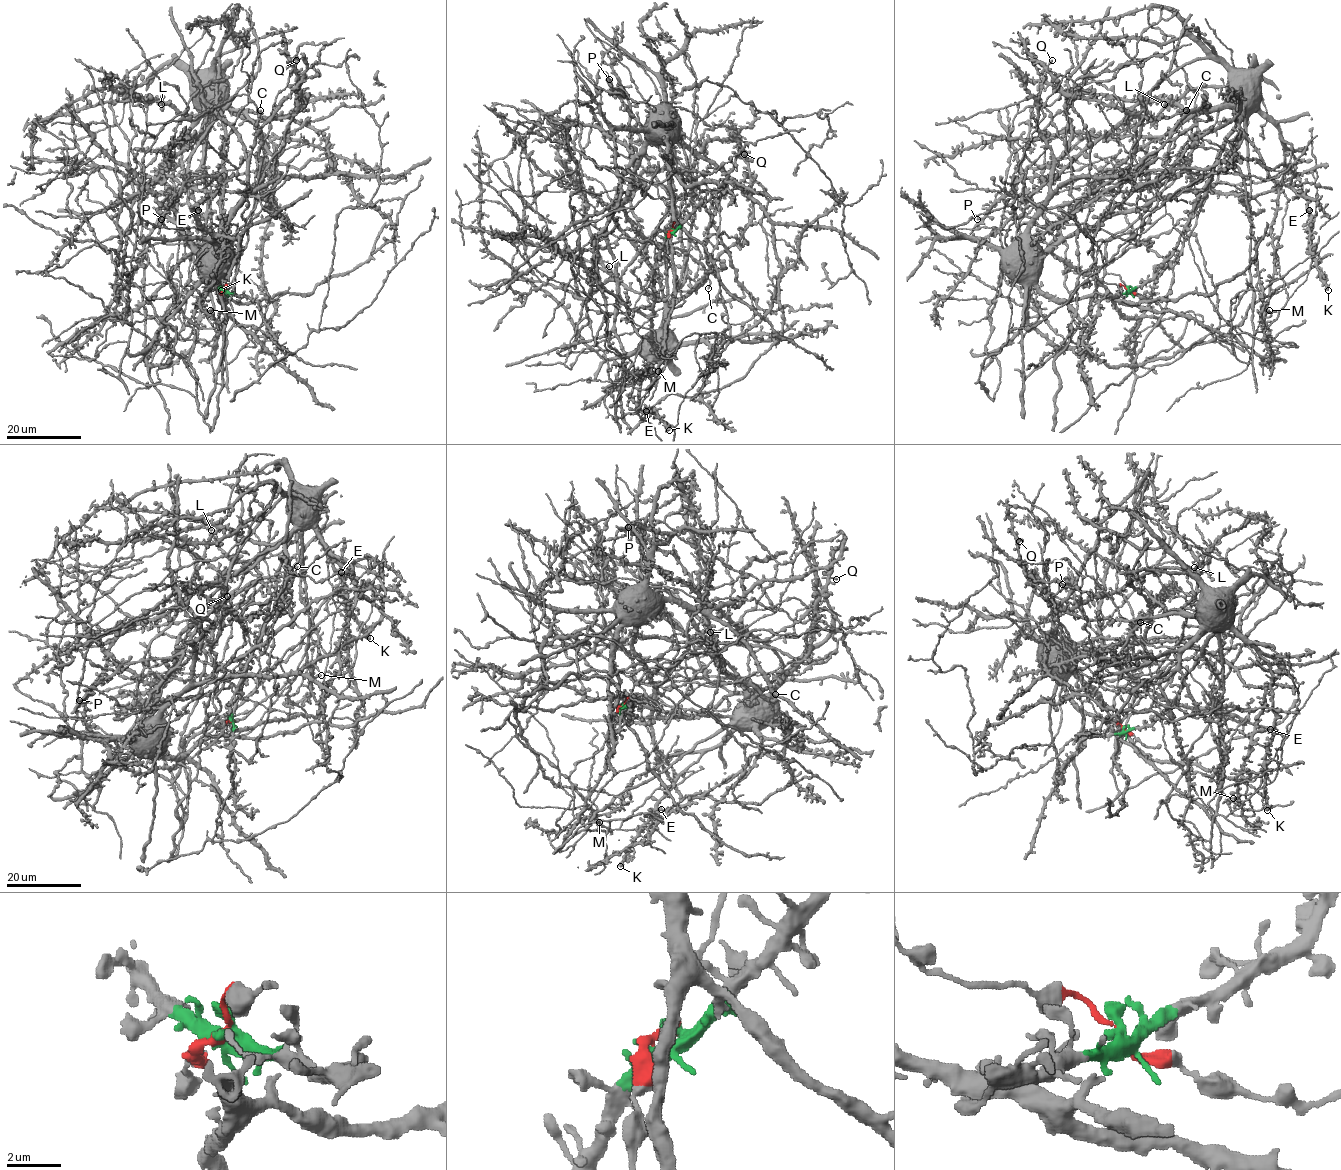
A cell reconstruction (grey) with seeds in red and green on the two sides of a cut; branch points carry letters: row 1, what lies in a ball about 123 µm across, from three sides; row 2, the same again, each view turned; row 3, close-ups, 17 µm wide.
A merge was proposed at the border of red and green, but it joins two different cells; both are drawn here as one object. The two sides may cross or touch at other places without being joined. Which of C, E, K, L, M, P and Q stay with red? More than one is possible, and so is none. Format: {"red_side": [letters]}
{"red_side": []}

